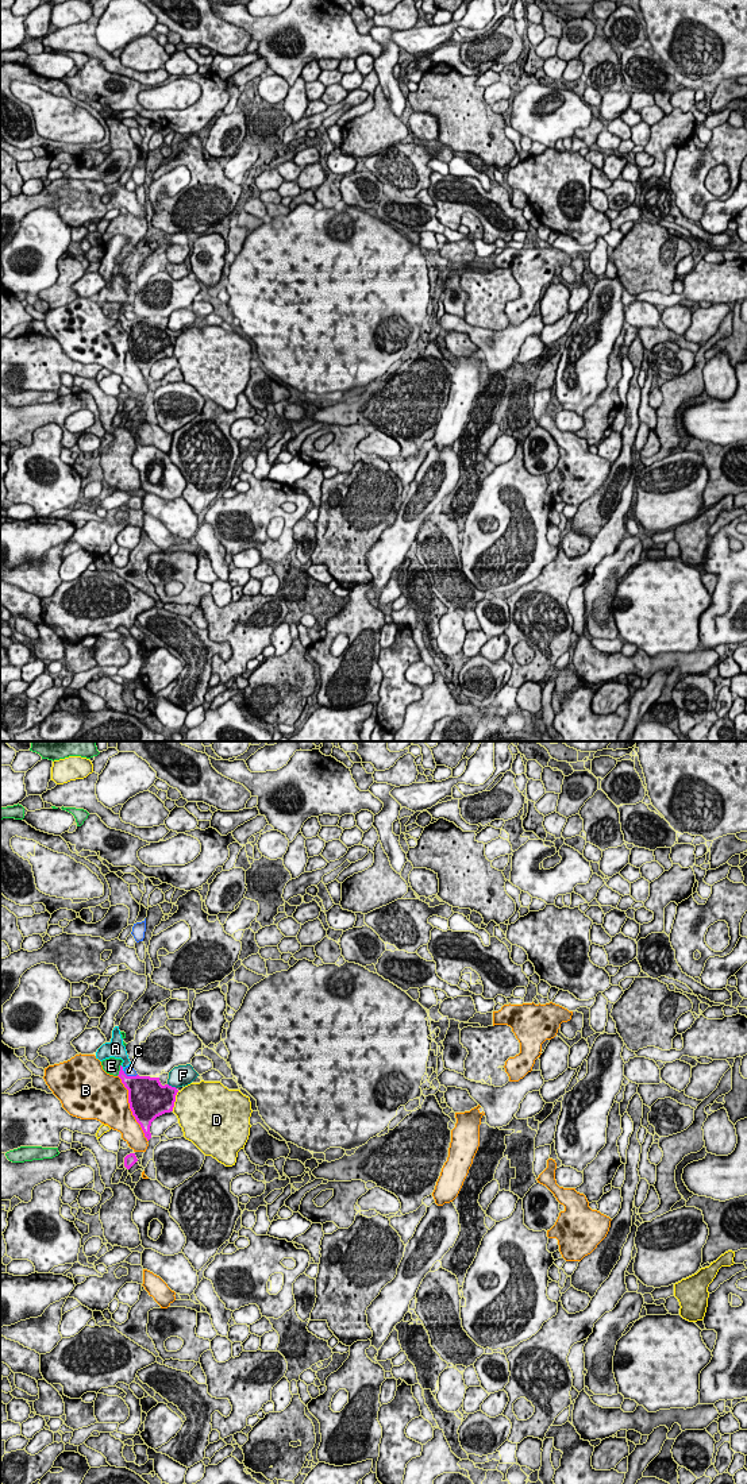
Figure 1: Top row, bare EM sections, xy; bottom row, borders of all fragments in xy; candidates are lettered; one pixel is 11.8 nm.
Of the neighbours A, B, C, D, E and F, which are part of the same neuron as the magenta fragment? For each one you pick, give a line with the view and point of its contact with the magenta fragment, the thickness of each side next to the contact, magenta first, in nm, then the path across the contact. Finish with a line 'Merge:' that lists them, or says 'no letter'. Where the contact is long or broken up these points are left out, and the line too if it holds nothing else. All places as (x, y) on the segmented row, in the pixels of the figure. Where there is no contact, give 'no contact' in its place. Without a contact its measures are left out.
A: contact xy (122, 1068); calibres 220 and 200 nm; way xy (135, 1084), (122, 1068), (124, 1057), (116, 1049)
Merge: A

